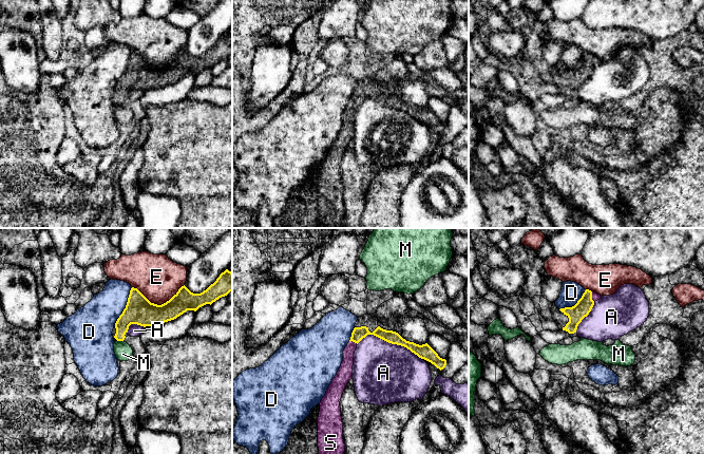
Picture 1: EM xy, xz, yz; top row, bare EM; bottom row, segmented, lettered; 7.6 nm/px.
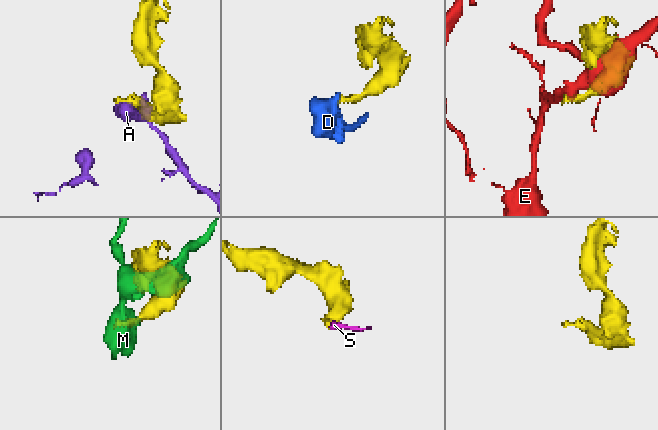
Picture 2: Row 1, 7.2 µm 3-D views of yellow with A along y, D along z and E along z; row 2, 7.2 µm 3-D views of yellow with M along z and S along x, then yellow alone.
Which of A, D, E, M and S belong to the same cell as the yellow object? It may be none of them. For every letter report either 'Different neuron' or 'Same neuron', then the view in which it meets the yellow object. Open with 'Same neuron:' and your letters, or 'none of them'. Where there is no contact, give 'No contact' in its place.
Same neuron: S
A: Different neuron. Touches yellow in xz
D: Different neuron. Touches yellow in xy
E: Different neuron. Touches yellow in xy
M: Different neuron. Touches yellow in xy
S: Same neuron. Touches yellow in xz

